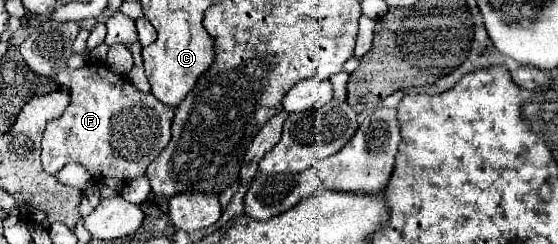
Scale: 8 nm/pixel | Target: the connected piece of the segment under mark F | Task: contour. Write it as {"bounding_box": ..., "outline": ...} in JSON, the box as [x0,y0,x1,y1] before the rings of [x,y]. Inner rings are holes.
{"bounding_box":[42,62,174,184],"outline":[[[102,62],[86,64],[80,70],[66,68],[56,76],[58,86],[66,88],[70,94],[70,104],[64,110],[64,114],[56,120],[50,120],[46,124],[44,136],[42,136],[42,166],[46,172],[56,174],[62,166],[68,162],[82,164],[90,176],[100,182],[100,180],[110,180],[116,178],[122,184],[128,184],[136,178],[142,178],[148,164],[164,150],[166,142],[170,140],[170,124],[174,118],[172,108],[162,106],[150,92],[144,94],[134,88],[126,76],[110,74],[110,70]]]}

